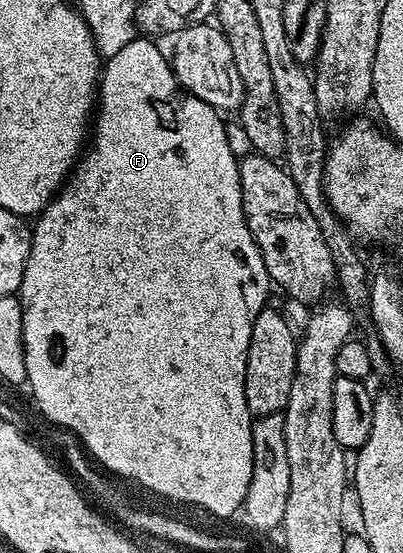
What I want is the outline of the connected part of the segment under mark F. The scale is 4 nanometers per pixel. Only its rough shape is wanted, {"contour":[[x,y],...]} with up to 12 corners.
{"contour":[[144,36],[35,219],[27,389],[228,518],[270,279]]}

